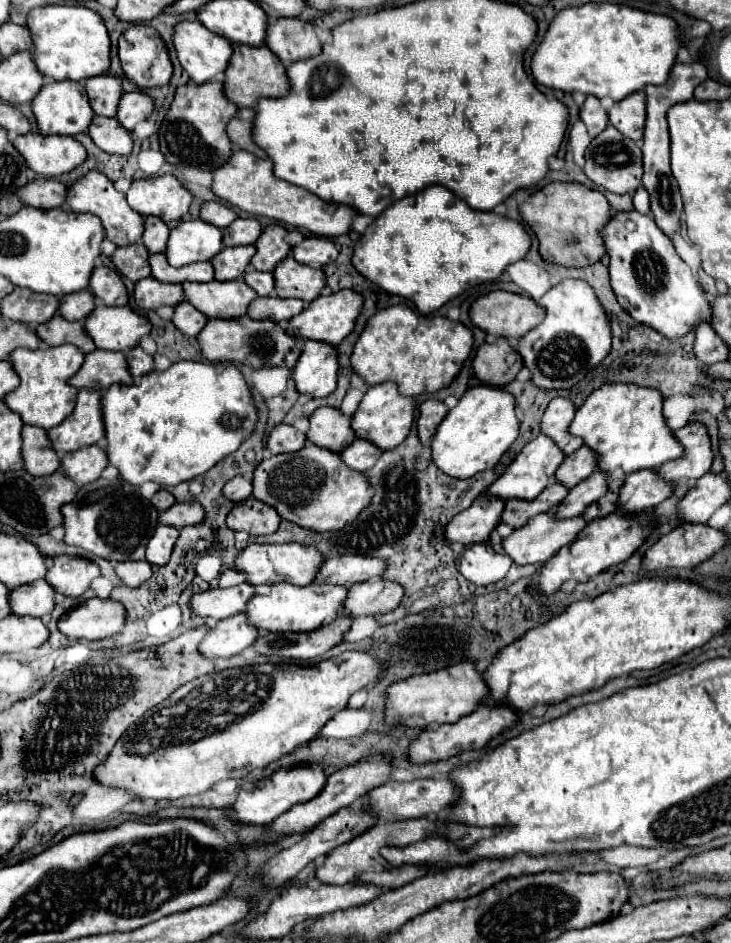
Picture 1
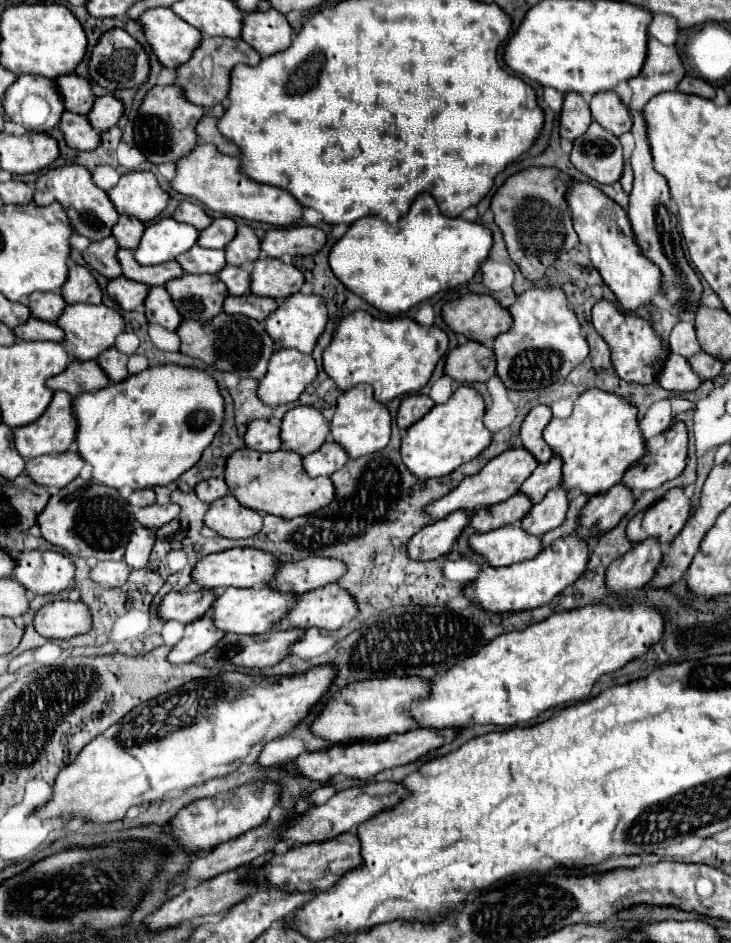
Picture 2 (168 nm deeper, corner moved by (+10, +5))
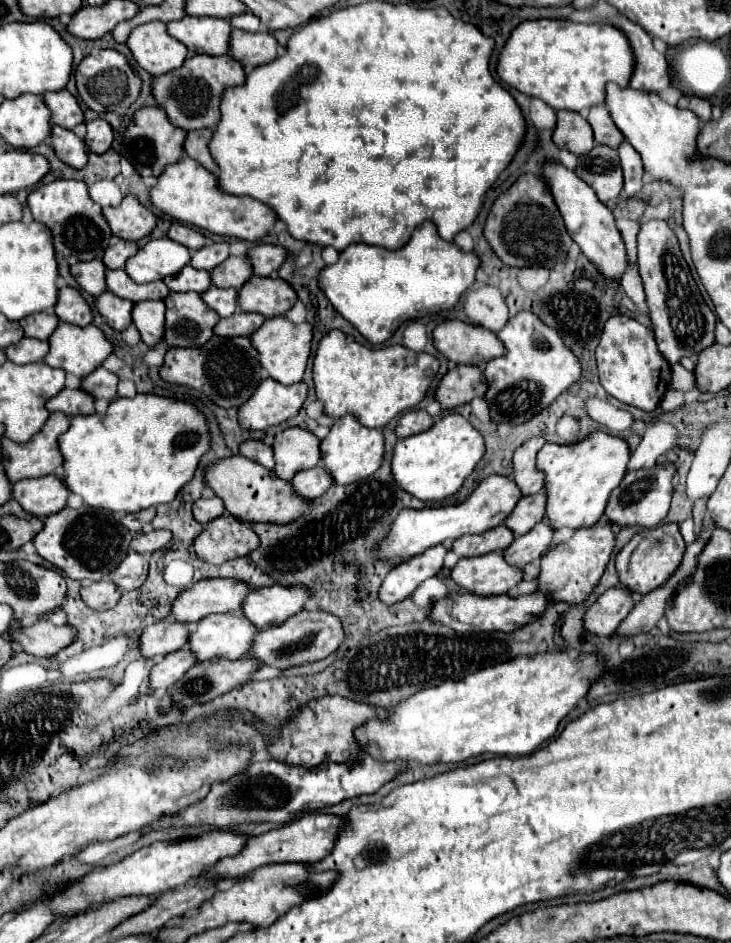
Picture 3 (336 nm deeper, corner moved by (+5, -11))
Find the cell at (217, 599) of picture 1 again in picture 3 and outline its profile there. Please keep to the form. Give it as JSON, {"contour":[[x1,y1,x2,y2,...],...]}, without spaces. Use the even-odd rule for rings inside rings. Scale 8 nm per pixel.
{"contour":[[171,618,159,620,147,628,143,628,141,634,141,650,147,658,163,658,169,652,175,652,183,648,189,642,189,626,185,622,177,622]]}

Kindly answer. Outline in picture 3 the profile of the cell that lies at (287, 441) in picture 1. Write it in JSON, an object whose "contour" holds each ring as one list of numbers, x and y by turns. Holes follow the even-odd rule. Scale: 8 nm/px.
{"contour":[[247,440,247,442,243,442,243,444,239,446,239,452,241,452,245,458,249,458,249,460,259,462,259,464,265,466,267,470,273,470,273,466,275,466,273,448,267,446,265,442,261,442,261,440]]}

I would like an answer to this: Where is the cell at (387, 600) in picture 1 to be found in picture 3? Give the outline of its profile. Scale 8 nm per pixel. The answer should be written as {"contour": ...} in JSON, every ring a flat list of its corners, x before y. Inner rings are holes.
{"contour":[[301,610,297,616,291,616,283,624,267,626,257,634,257,642,253,644,251,656,261,660,261,664,275,666,275,668,291,668,301,666,307,662,321,660,333,654,345,640,345,630,341,620,335,614,325,610]]}

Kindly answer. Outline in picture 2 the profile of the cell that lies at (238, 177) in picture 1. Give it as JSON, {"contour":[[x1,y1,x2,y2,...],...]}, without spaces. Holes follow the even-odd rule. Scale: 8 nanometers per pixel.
{"contour":[[198,142,196,148,188,156,184,156,184,160,176,162,176,176,170,180,170,186,176,192,202,202,212,212,238,216,254,222,266,222,274,226,286,226,288,222,296,222,304,210,300,204,296,204,292,194,288,194,282,188,258,184,246,178,240,172,238,158,220,154,216,148,212,148,212,144,202,144,202,142]]}

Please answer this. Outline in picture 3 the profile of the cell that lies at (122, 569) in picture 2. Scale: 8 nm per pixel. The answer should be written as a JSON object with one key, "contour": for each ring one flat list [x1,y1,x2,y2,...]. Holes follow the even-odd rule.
{"contour":[[93,582,89,586,81,588,81,598,89,608,95,610,109,610,113,608,121,598,121,588,113,582]]}

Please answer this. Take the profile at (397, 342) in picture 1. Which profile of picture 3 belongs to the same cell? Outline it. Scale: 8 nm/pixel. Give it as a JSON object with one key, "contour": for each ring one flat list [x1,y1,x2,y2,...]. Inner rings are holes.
{"contour":[[331,330,319,342,319,348,317,348,317,354,313,360,315,390,317,390,317,398,325,402,325,414,329,414,333,418,341,418,345,414,355,414,355,416,359,416,359,422,363,422,367,428,383,428,397,414,415,408,425,398,429,384,433,382,437,370,439,370,439,360,433,354,415,352,403,344,369,348,355,340,349,342,341,330]]}

